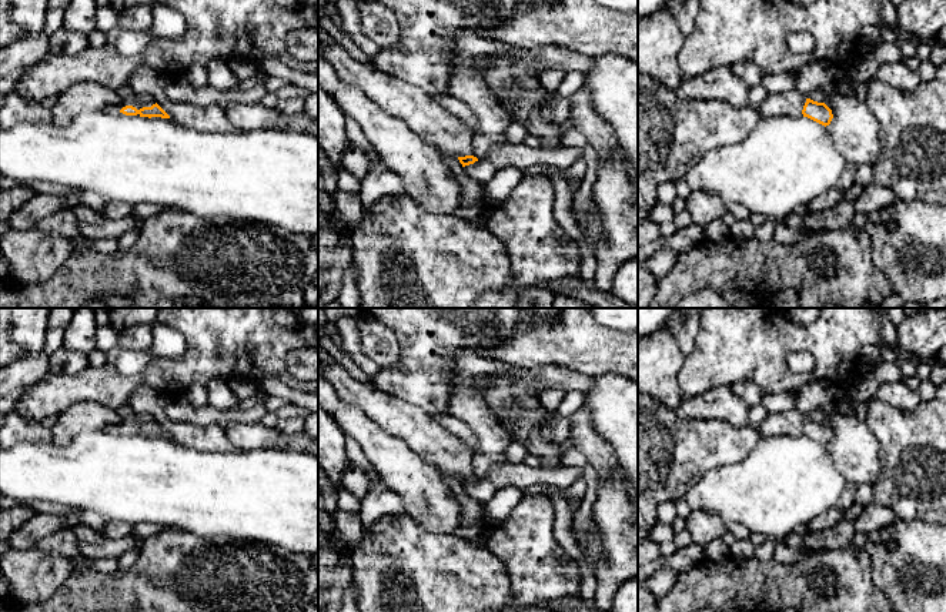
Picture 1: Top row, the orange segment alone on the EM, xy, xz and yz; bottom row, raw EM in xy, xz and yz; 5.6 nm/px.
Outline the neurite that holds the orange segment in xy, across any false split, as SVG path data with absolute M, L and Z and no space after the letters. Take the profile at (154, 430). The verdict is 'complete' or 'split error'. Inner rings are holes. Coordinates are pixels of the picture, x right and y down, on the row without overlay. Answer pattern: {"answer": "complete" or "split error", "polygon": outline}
{"answer": "split error", "polygon": "M134 412L123 418L114 429L126 435L170 438L170 435L148 414Z"}

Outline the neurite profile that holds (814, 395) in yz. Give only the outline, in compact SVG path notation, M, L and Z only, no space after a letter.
M813 381L799 389L796 397L796 409L808 414L819 409L823 404L832 402L832 394L828 382Z

